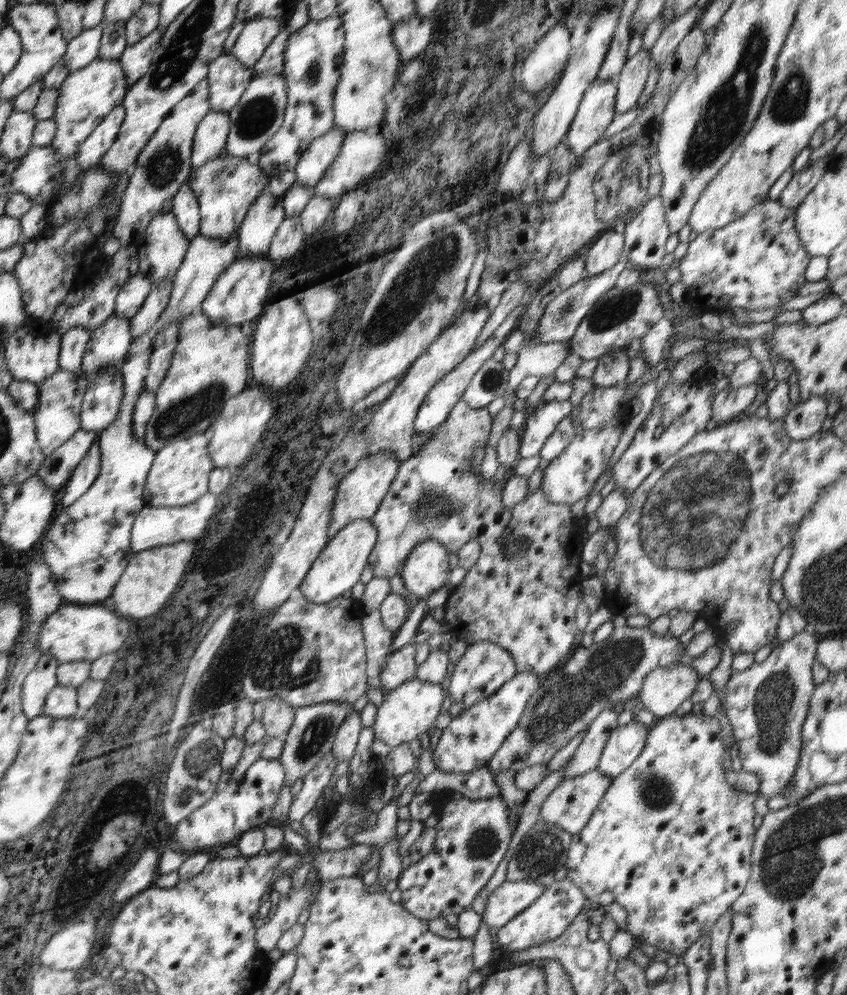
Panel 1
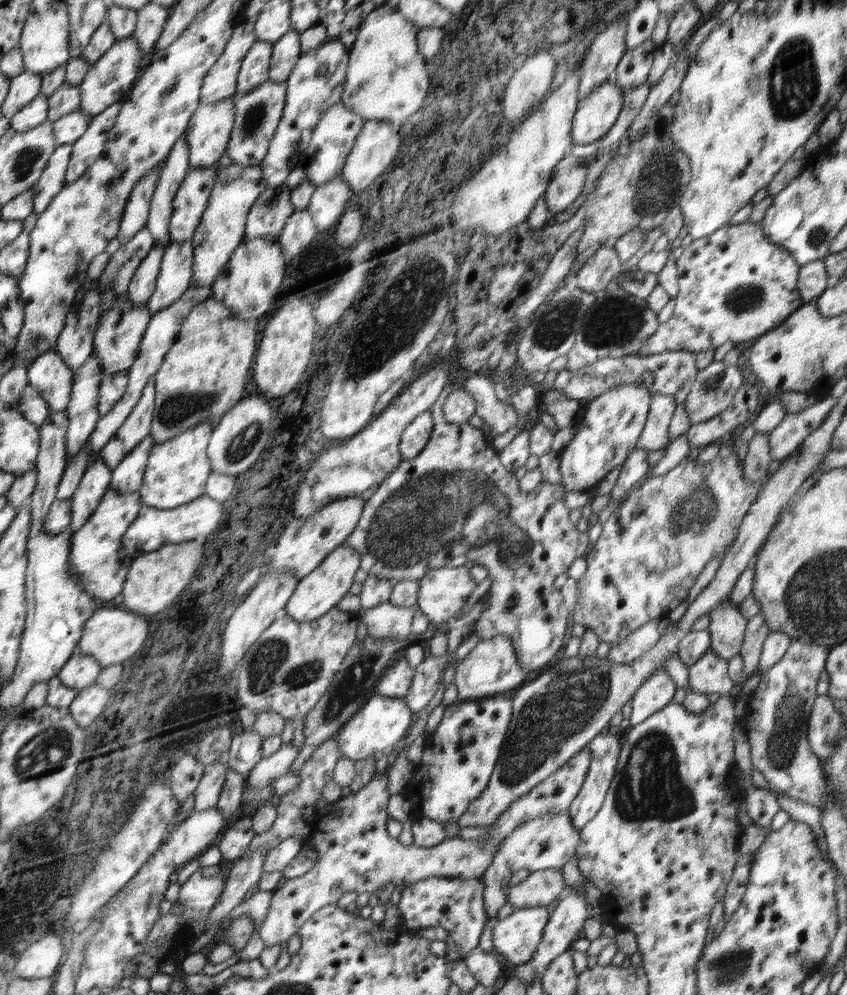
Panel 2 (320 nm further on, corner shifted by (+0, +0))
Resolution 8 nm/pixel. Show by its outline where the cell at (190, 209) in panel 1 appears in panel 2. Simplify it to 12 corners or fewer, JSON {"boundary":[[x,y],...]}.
{"boundary":[[191,169],[169,224],[172,242],[194,238],[219,169]]}

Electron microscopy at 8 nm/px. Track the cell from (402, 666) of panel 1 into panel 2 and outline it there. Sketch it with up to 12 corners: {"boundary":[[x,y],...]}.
{"boundary":[[404,653],[376,686],[376,694],[403,698],[413,679]]}

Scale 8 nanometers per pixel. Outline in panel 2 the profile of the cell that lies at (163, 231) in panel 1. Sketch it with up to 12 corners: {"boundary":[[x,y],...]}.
{"boundary":[[185,132],[165,162],[146,227],[172,244],[169,224],[180,183],[191,170]]}

